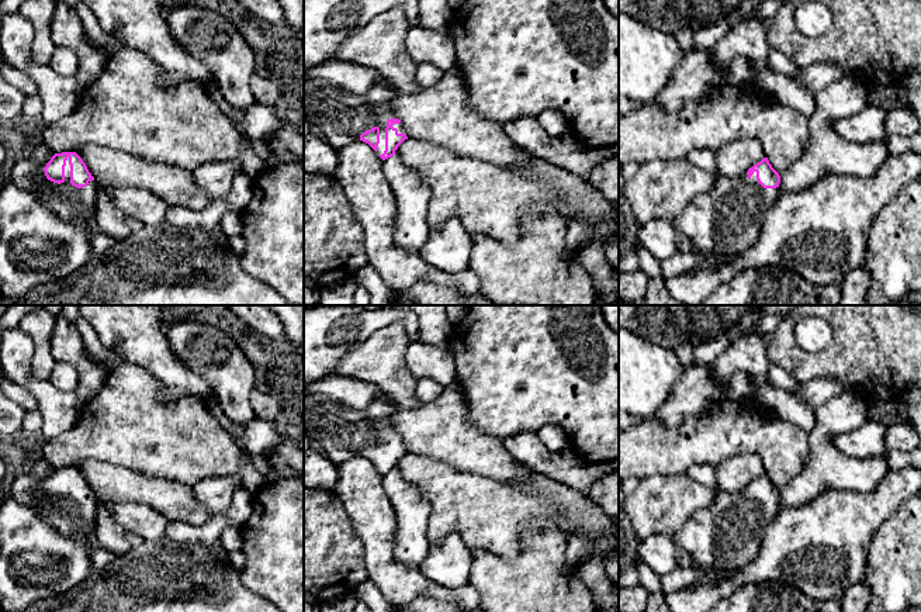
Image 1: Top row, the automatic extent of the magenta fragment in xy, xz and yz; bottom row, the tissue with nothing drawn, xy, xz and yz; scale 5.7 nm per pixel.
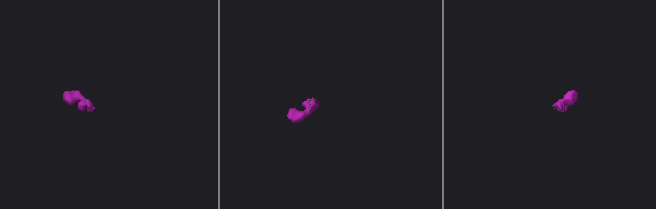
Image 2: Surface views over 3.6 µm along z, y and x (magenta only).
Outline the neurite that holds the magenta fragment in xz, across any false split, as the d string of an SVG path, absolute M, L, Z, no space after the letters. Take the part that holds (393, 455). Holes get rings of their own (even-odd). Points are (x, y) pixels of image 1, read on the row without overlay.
M329 376L304 384L304 435L319 443L333 464L360 454L385 476L408 454L388 421L394 408L374 384Z

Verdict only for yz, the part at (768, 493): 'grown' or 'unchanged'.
grown

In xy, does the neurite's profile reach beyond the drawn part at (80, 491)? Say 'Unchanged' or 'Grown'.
Grown

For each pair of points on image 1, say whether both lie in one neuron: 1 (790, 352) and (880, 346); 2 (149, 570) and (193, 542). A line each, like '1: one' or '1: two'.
1: one
2: one

